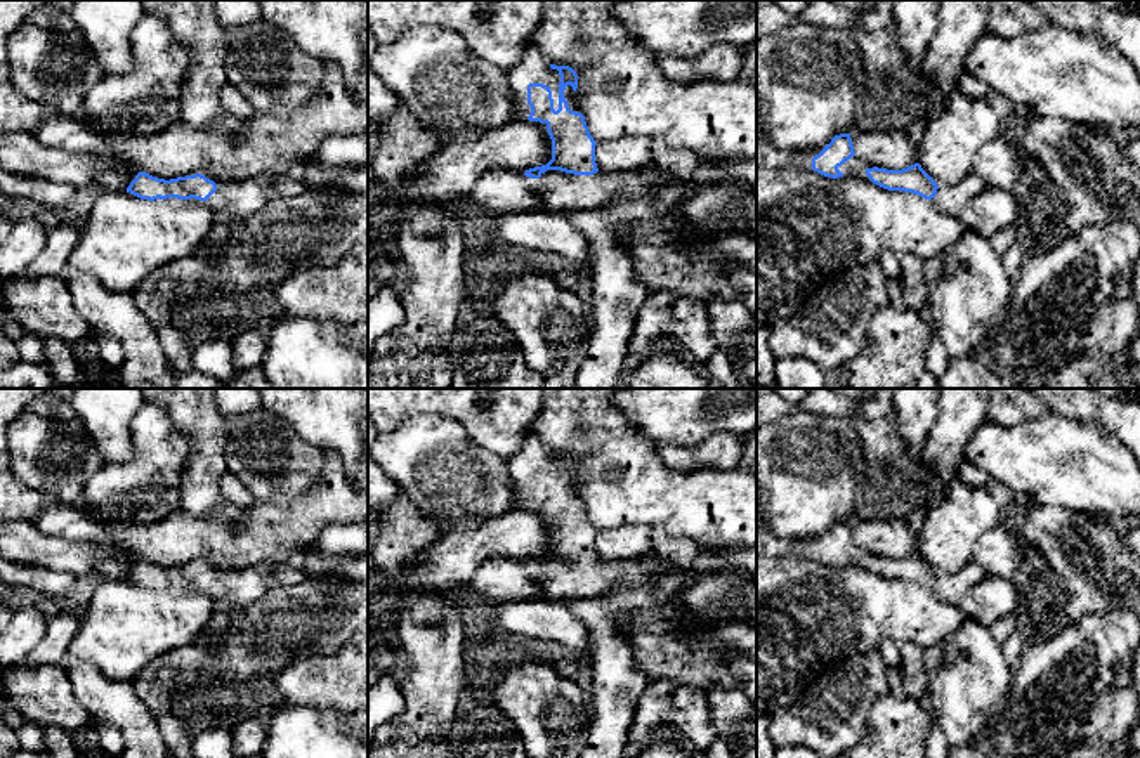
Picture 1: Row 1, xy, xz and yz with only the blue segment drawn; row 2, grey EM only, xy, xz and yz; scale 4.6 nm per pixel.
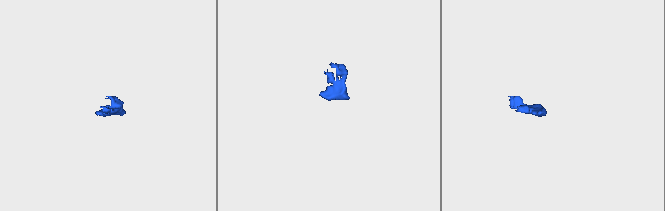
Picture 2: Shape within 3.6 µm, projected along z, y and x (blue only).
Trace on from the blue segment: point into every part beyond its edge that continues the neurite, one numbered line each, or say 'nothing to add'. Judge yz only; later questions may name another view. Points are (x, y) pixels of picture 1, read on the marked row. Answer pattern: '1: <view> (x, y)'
1: yz (856, 167)
2: yz (950, 200)

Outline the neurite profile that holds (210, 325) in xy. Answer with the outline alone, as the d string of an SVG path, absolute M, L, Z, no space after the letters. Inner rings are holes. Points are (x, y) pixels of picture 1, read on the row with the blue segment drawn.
M205 310L179 326L179 330L186 345L193 352L196 347L210 340L229 338L236 324L236 316L226 310Z

